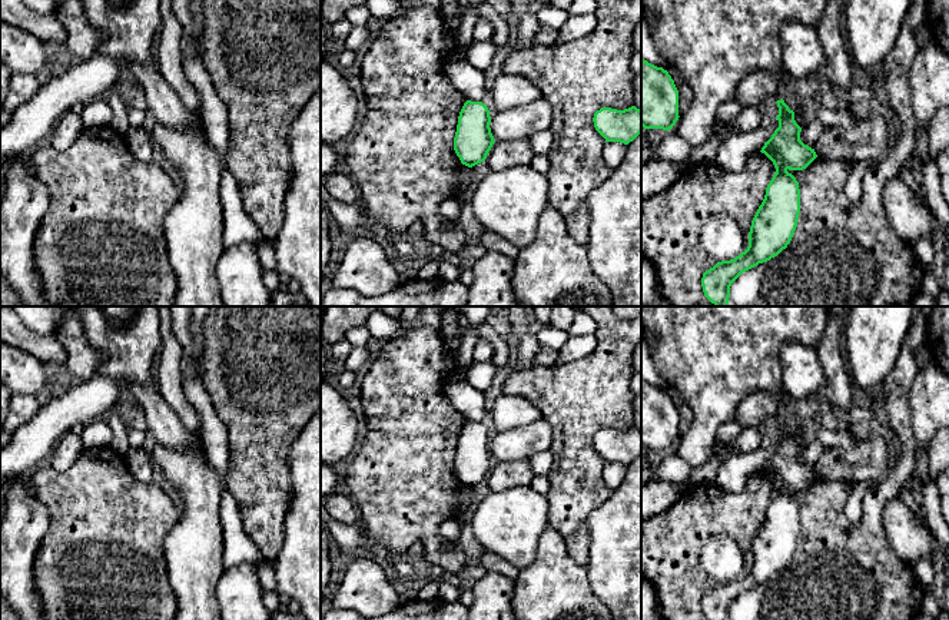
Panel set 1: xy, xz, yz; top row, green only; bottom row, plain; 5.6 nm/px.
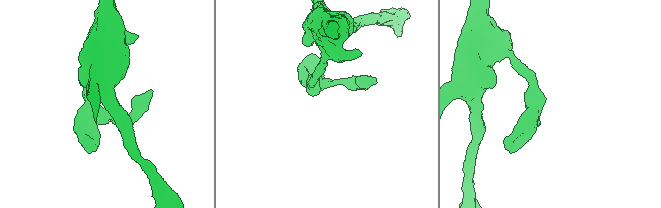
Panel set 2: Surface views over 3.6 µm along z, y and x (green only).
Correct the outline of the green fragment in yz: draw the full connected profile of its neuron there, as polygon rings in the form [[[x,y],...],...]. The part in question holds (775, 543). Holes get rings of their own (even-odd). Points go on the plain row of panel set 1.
[[[777,421],[779,448],[761,468],[776,494],[766,508],[749,553],[749,567],[730,581],[717,583],[706,591],[701,607],[707,620],[729,620],[731,604],[746,591],[777,577],[790,564],[800,534],[799,503],[792,491],[806,490],[816,478],[814,470],[800,461],[802,448],[784,421]]]

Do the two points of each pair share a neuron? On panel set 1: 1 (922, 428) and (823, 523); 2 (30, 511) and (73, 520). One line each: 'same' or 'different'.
1: different
2: different

